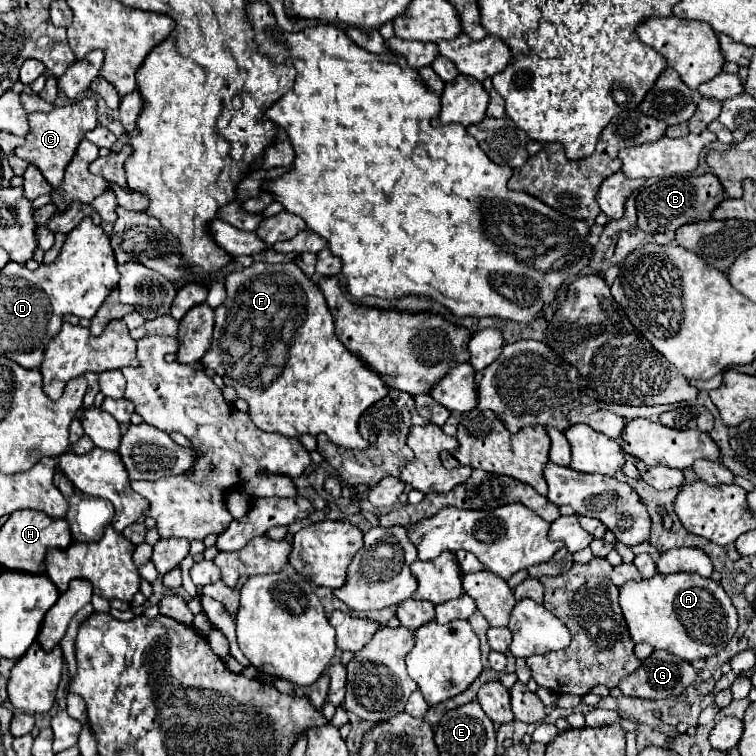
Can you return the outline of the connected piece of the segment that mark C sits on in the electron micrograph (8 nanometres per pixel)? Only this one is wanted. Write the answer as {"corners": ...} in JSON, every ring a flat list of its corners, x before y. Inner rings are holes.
{"corners":[[82,99,64,107,56,107,50,113,30,113,28,115,28,123,30,123,30,131,26,135,26,143,22,147,16,147,16,155,32,165,36,165,42,175,46,177,46,181,52,187,58,187,64,179,64,169,70,163,76,147,80,145,80,141,84,139,86,131,96,127,96,99]]}

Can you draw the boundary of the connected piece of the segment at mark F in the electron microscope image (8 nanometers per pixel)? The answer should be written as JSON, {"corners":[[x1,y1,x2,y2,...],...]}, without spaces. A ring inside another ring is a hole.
{"corners":[[254,263,250,267,244,269,236,269,234,273,226,275,224,279,224,287,226,287,226,299,220,307,214,309,216,313,216,325,214,325,214,335,212,335,212,345,206,351,206,355,202,357,202,365,214,369,228,387,234,387,238,397,244,399,250,405,250,419,262,429,262,431,272,431,272,433,280,433,286,437,300,437,302,433,310,433,310,435,318,435,318,433,326,433,330,441,334,441,336,445,342,447,350,447,350,449,366,449,366,441,362,441,360,433,358,433,358,419,360,415,378,399,386,397,388,387,382,381,382,377,378,377,378,373,374,373,372,369,368,369,368,365,360,359,354,357,354,353,350,353,336,337,334,333,334,319,330,315,330,309,326,305,326,299,320,291,320,287,296,265,296,263,278,263,278,265,270,265,270,263]]}

